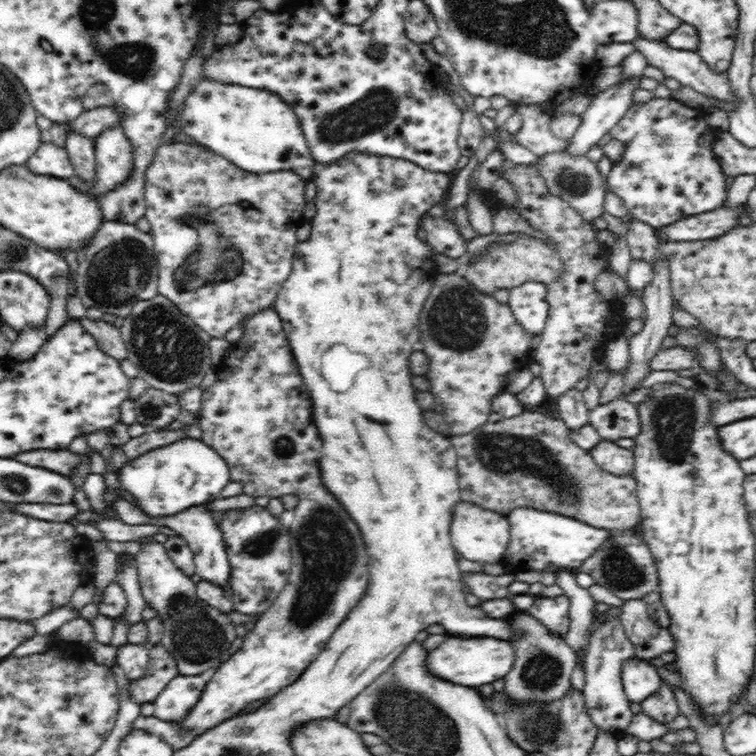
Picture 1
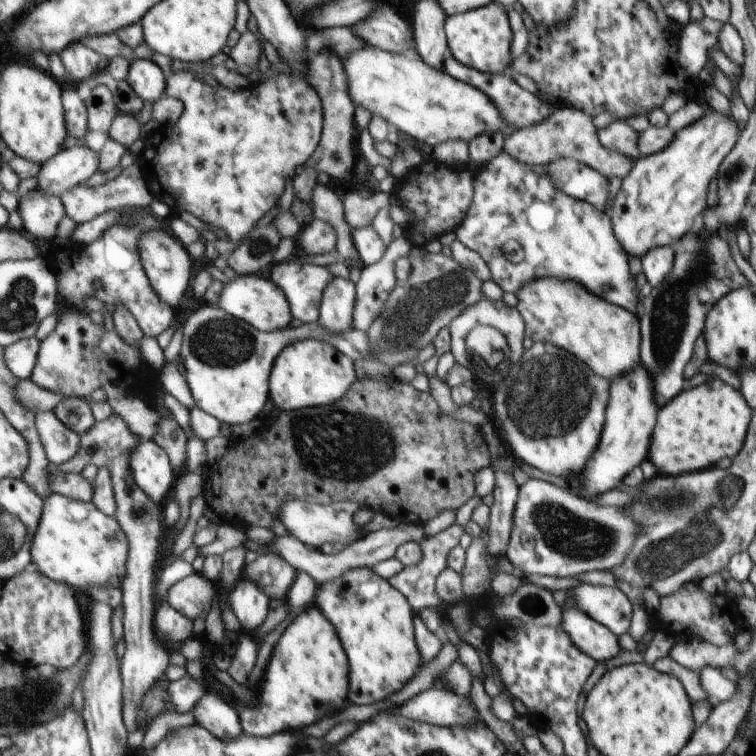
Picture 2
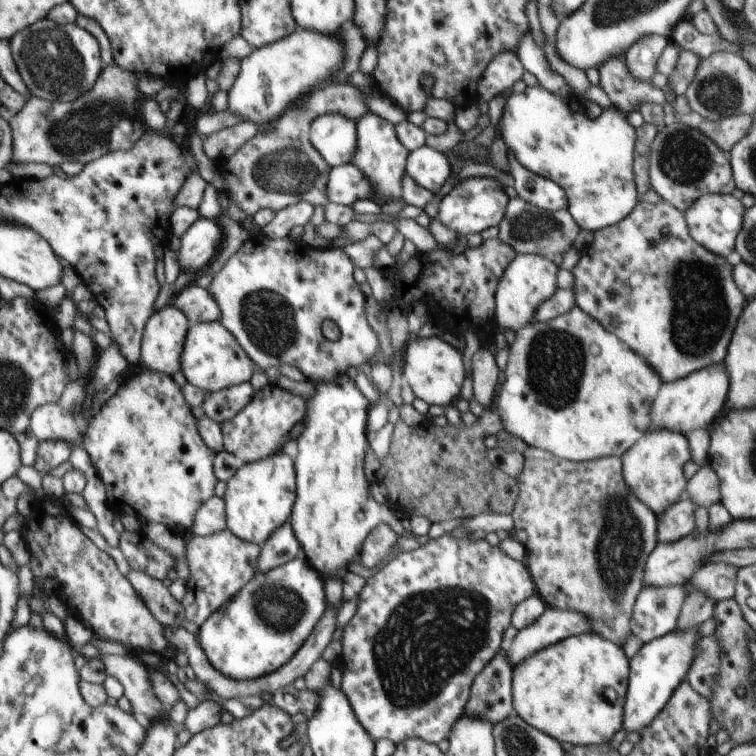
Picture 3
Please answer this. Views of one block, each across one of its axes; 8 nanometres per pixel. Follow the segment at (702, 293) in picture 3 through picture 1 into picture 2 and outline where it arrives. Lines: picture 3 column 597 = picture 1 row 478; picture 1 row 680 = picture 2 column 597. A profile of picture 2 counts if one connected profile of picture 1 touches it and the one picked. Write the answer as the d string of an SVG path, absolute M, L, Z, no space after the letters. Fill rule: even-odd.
M504 150L481 166L472 174L473 199L467 215L454 230L452 237L457 237L462 244L475 250L485 260L491 270L491 278L500 285L504 293L516 294L534 279L570 279L583 284L587 291L606 302L613 302L616 306L636 314L637 296L640 293L628 268L627 252L614 236L610 213L599 211L589 202L578 200L559 189L545 166L523 163ZM512 242L518 242L524 252L524 258L517 264L504 252L506 244L510 244L508 248L514 246Z

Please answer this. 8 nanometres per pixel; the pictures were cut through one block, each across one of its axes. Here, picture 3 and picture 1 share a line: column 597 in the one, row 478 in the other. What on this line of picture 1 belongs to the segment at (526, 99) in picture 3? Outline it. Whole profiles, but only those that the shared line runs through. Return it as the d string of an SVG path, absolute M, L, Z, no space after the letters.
M184 437L128 460L116 473L122 489L134 495L136 505L146 515L162 517L214 501L231 482L231 471L230 465L211 446L200 439Z

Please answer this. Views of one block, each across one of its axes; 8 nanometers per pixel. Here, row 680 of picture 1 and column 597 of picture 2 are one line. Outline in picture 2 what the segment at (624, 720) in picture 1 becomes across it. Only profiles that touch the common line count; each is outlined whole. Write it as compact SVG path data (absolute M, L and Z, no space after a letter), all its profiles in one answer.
M580 583L561 594L564 599L571 599L576 609L603 624L614 634L622 636L629 632L633 606L629 597L617 586Z

